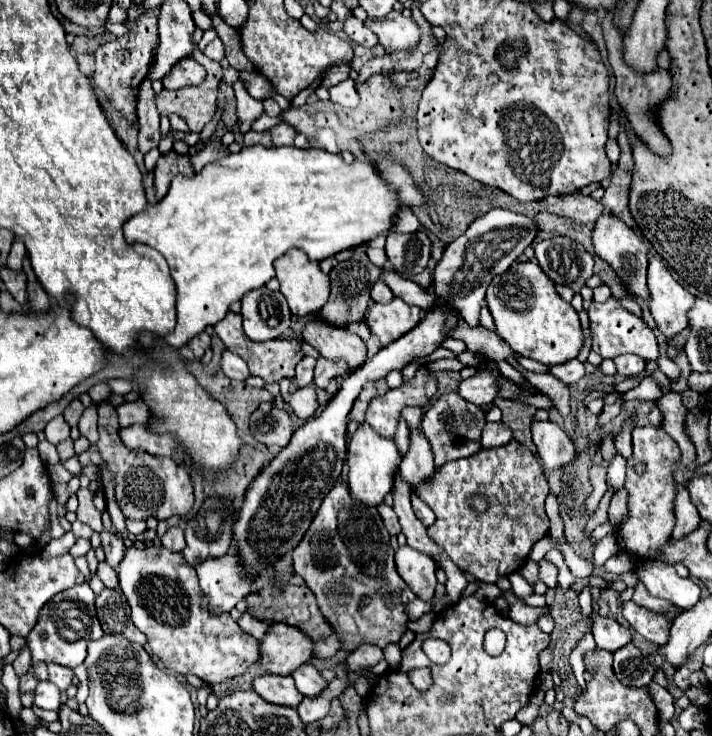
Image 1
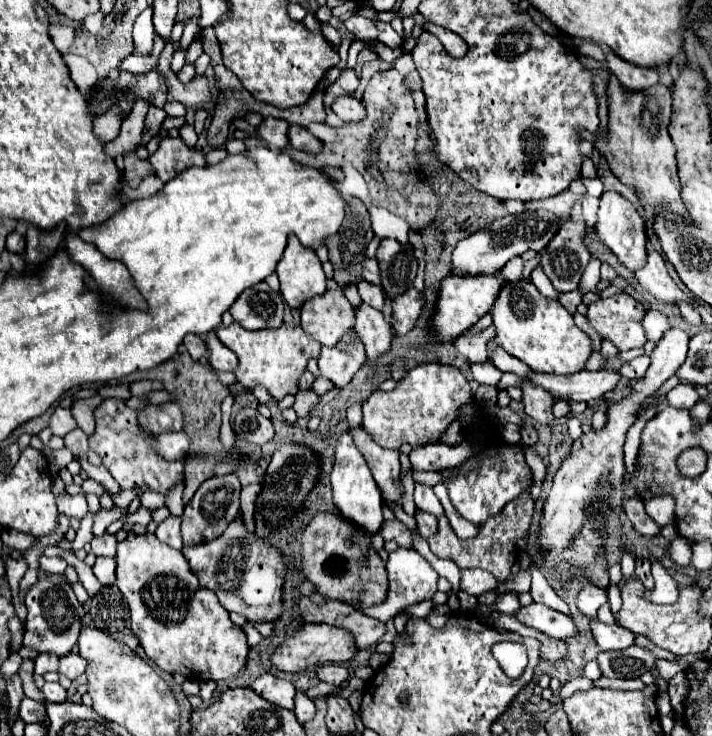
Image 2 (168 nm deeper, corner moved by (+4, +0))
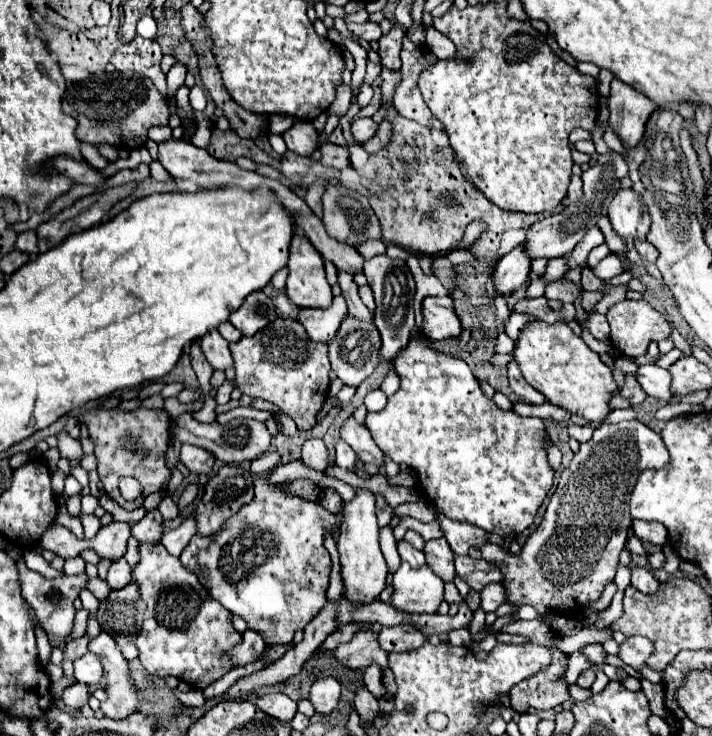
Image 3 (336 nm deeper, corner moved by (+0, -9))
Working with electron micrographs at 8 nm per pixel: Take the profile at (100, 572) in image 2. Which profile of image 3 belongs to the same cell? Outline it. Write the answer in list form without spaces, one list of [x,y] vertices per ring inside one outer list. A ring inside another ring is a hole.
[[[118,559],[112,563],[106,581],[112,589],[122,589],[132,581],[132,567],[126,563],[126,559]]]

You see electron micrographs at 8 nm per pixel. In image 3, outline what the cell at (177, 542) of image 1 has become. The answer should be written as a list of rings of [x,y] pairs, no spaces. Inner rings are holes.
[[[192,517],[184,519],[176,529],[168,531],[162,537],[162,545],[168,549],[168,553],[172,555],[180,555],[184,551],[184,547],[190,543],[190,539],[196,535],[196,521]]]

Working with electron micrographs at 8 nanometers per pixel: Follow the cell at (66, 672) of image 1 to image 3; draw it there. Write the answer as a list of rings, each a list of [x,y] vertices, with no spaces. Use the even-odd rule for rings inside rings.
[[[86,653],[84,657],[80,657],[80,659],[74,661],[74,677],[80,683],[94,685],[94,683],[100,681],[102,673],[104,673],[102,663],[100,663],[100,659],[94,653]]]

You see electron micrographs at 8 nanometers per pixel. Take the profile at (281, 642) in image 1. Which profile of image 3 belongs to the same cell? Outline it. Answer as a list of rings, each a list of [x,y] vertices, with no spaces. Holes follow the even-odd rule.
[[[370,627],[358,631],[350,643],[338,645],[330,655],[350,669],[368,669],[376,663],[384,671],[388,665],[388,653],[380,647],[378,637],[370,631]]]

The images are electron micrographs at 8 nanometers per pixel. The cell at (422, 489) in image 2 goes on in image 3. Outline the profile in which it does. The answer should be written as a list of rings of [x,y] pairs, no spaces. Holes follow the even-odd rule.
[[[436,515],[436,519],[442,523],[446,539],[456,555],[466,555],[470,547],[482,547],[488,543],[490,533],[472,525],[472,523],[450,521],[450,519],[444,519],[440,515]]]

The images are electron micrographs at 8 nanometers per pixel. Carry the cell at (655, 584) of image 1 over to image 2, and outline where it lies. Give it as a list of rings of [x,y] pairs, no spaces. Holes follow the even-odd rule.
[[[656,560],[652,562],[652,576],[654,576],[654,588],[644,590],[644,598],[654,602],[654,604],[674,604],[674,602],[678,602],[678,598],[680,598],[678,582]]]

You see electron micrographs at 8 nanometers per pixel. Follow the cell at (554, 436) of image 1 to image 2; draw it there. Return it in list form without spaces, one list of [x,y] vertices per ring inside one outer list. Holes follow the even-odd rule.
[[[524,384],[522,388],[524,392],[524,408],[526,408],[526,414],[534,420],[534,424],[538,428],[544,428],[544,426],[552,426],[554,424],[554,414],[552,414],[552,404],[554,404],[554,398],[548,394],[548,392],[542,392],[542,388],[536,388],[532,384]]]

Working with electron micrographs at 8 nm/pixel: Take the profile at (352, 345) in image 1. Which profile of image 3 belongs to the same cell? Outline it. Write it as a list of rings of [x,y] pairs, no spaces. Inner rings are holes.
[[[336,295],[332,305],[326,309],[300,309],[298,321],[306,327],[312,341],[328,343],[336,335],[336,327],[340,327],[346,313],[344,297]]]

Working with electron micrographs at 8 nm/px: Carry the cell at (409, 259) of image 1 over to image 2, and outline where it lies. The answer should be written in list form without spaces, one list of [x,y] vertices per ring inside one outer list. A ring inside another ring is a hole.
[[[384,238],[380,242],[376,260],[380,264],[382,288],[386,290],[386,298],[398,296],[408,290],[418,272],[418,260],[414,256],[412,244],[400,244],[394,238]]]

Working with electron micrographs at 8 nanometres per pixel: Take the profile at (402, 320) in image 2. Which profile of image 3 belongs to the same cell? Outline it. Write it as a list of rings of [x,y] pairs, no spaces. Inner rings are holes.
[[[426,297],[422,303],[422,321],[428,339],[442,341],[462,335],[460,319],[452,307],[452,297]]]

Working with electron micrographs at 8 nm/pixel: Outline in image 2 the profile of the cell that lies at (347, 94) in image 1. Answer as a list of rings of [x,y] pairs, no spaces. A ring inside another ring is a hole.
[[[338,96],[332,102],[332,110],[344,122],[352,122],[352,120],[362,120],[364,118],[364,106],[354,96]]]

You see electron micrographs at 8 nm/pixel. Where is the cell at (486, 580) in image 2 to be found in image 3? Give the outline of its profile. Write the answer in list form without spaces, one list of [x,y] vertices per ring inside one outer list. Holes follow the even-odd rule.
[[[444,537],[436,539],[436,541],[426,541],[424,553],[426,553],[428,567],[442,581],[454,581],[454,577],[456,577],[456,571],[454,571],[454,553],[452,553],[452,549],[450,549],[450,545],[448,545],[448,541]]]

